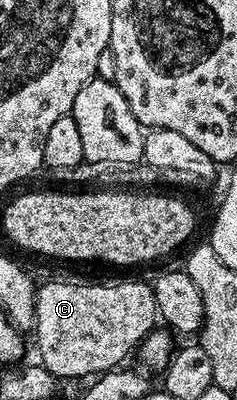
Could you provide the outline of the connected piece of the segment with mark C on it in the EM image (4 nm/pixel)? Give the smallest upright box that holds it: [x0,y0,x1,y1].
[34,282,158,380]

